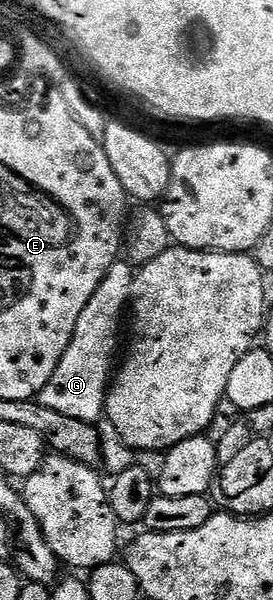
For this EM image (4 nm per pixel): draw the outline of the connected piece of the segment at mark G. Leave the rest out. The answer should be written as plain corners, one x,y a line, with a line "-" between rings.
119,259
106,272
100,287
96,287
96,295
88,299
88,307
84,307
84,312
80,314
76,331
72,331
68,351
64,351
56,371
52,371
52,379
48,379
45,387
38,392
38,404
48,407
48,411
91,423
105,414
106,394
116,369
114,356
118,353
118,328
122,325
122,312
125,309
127,312
132,301
135,276
135,266
129,260

